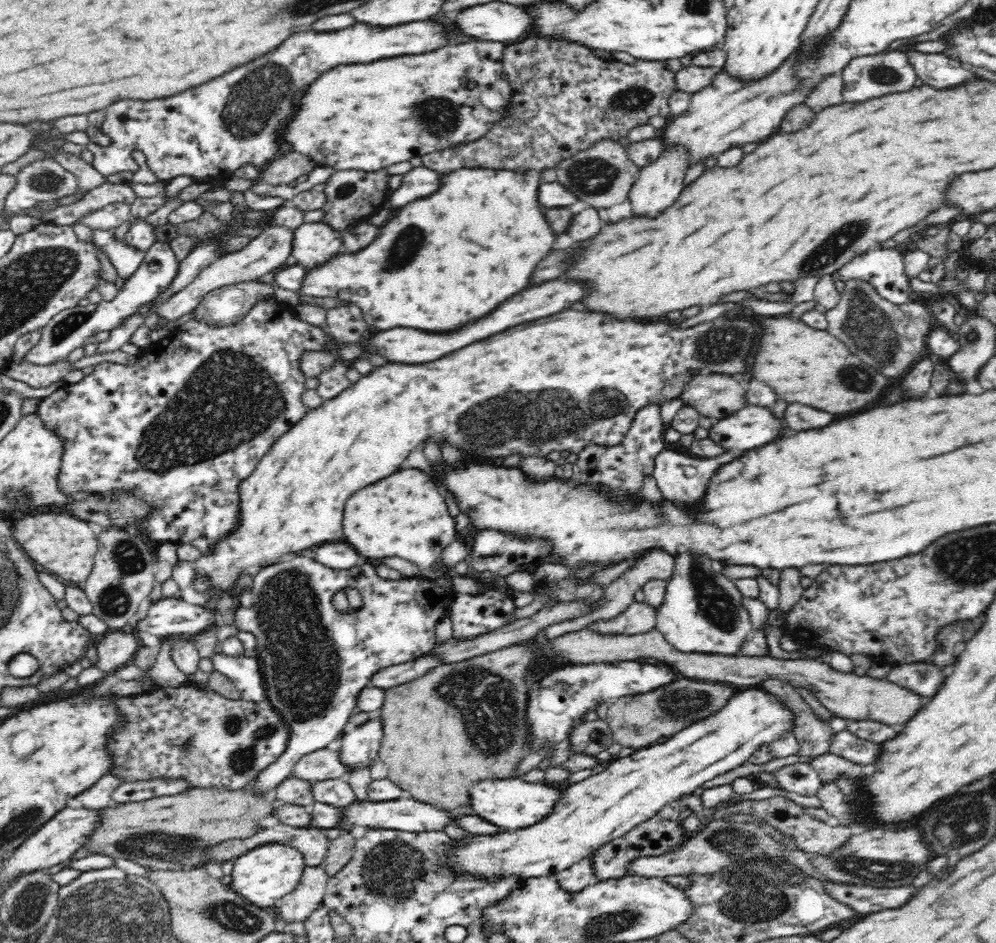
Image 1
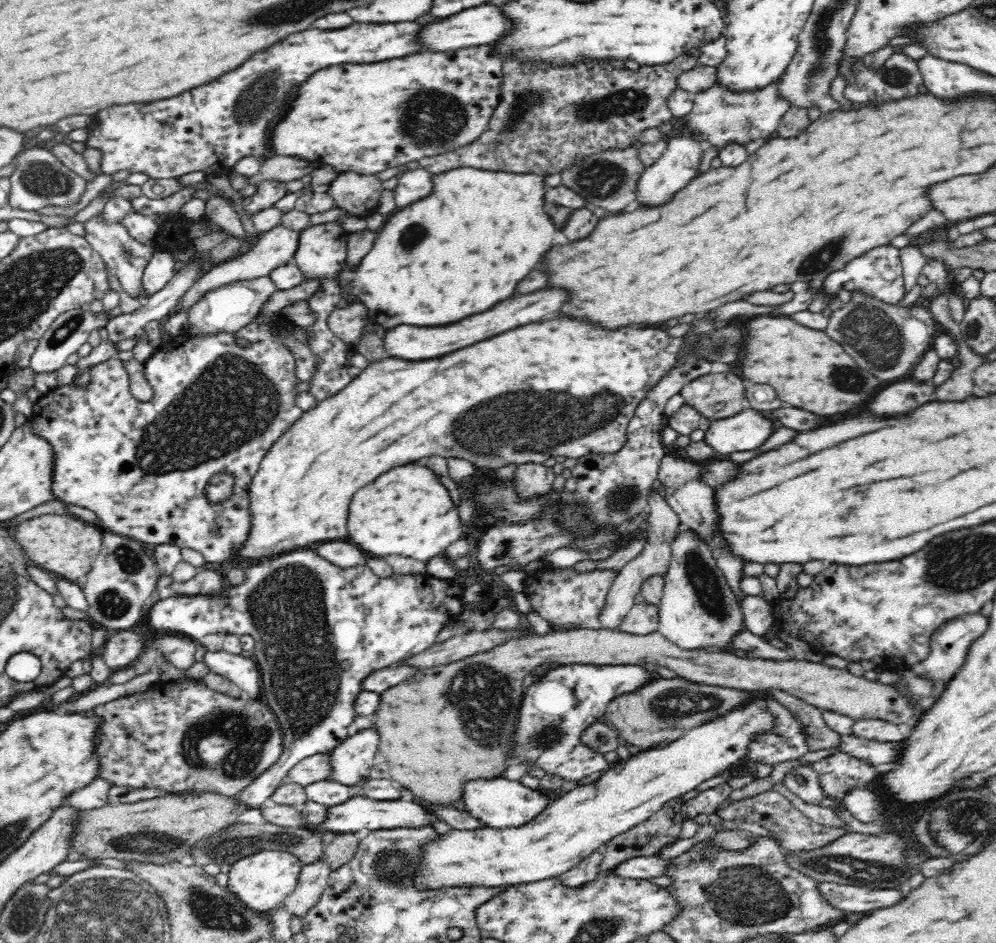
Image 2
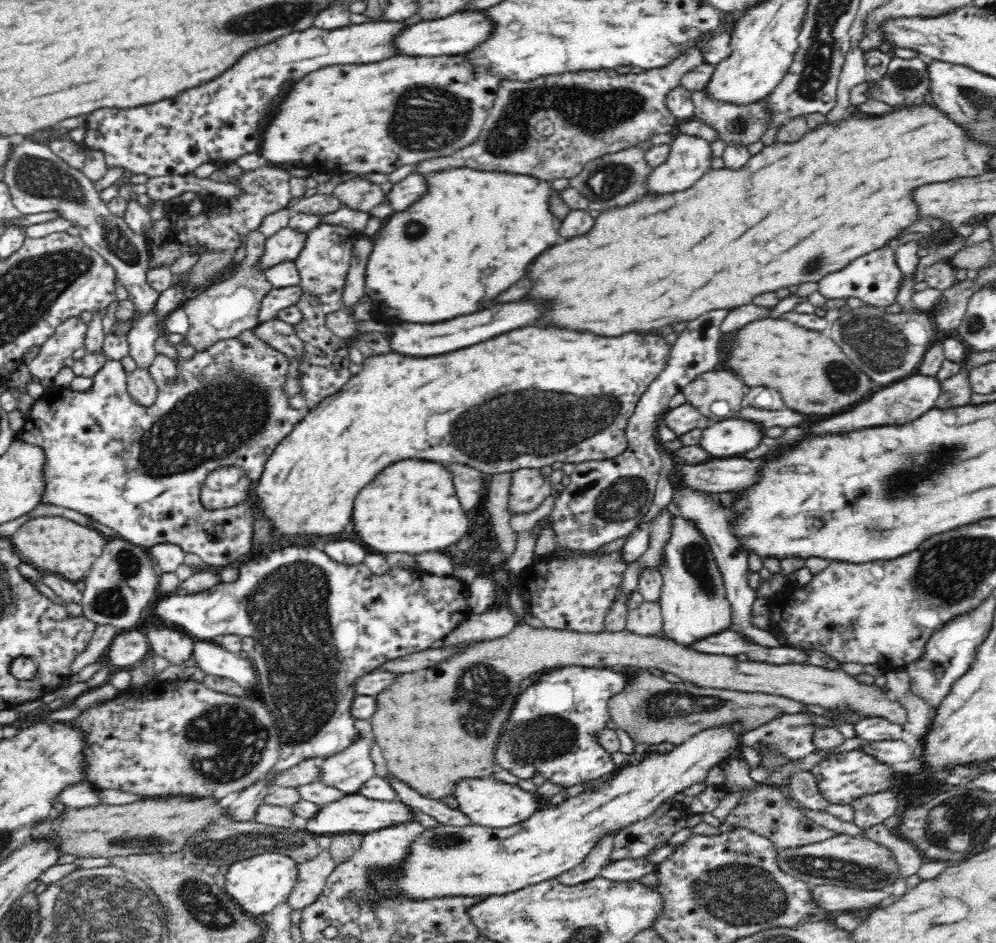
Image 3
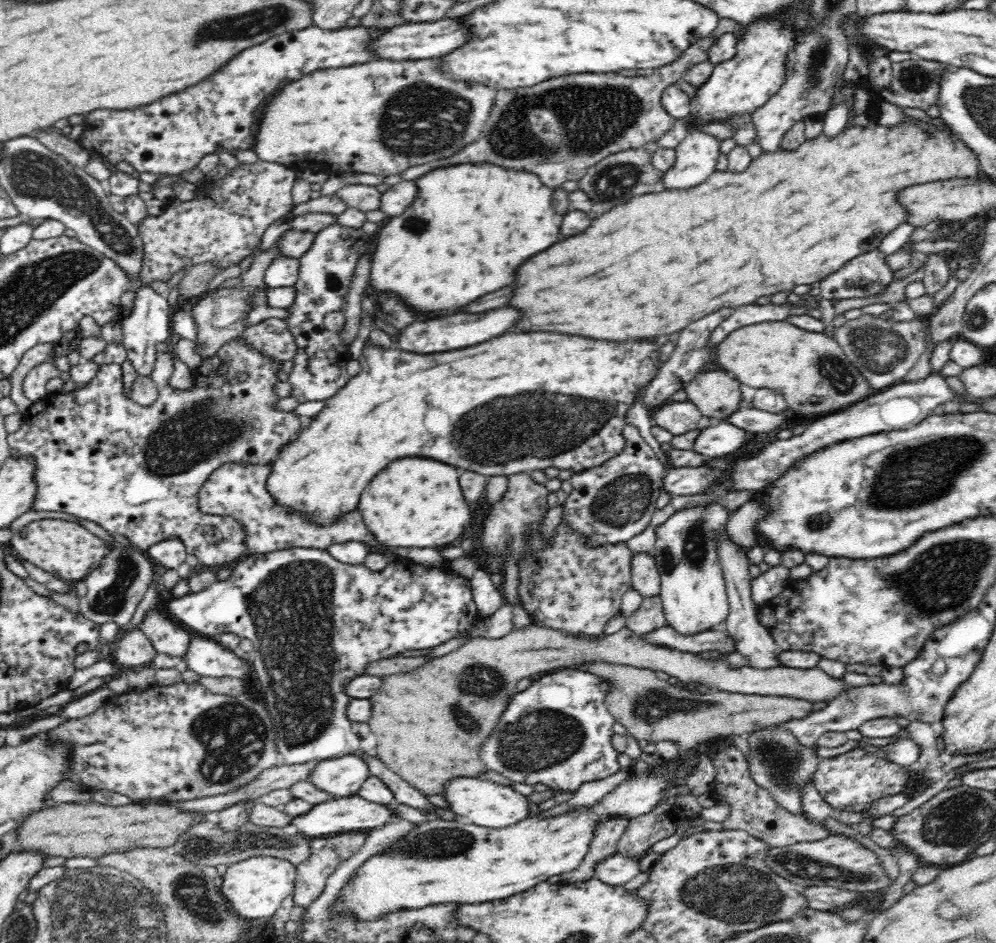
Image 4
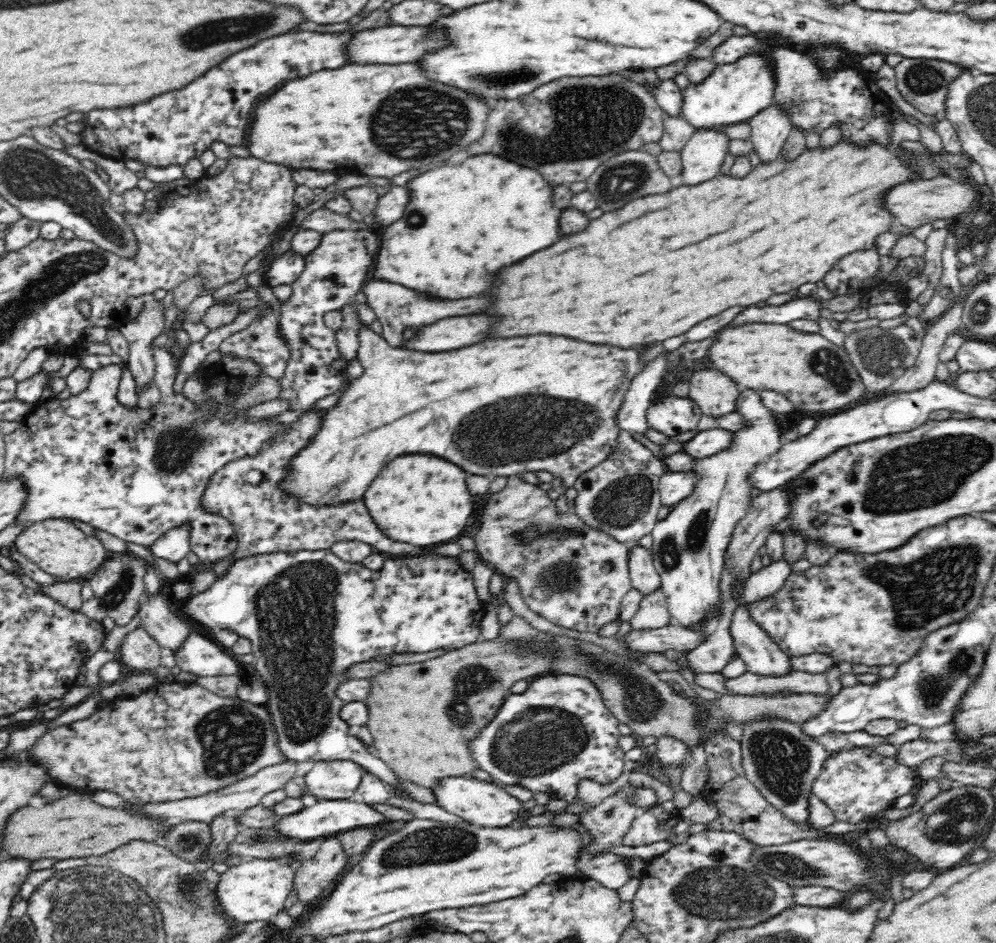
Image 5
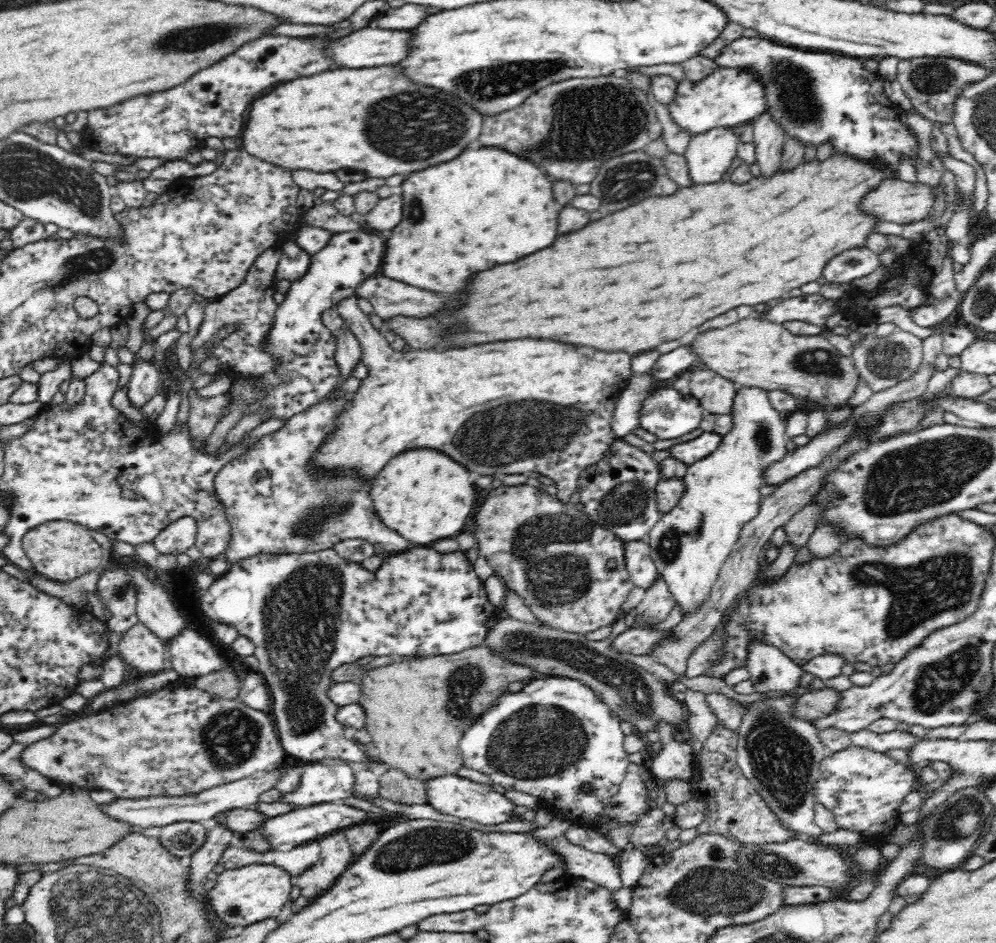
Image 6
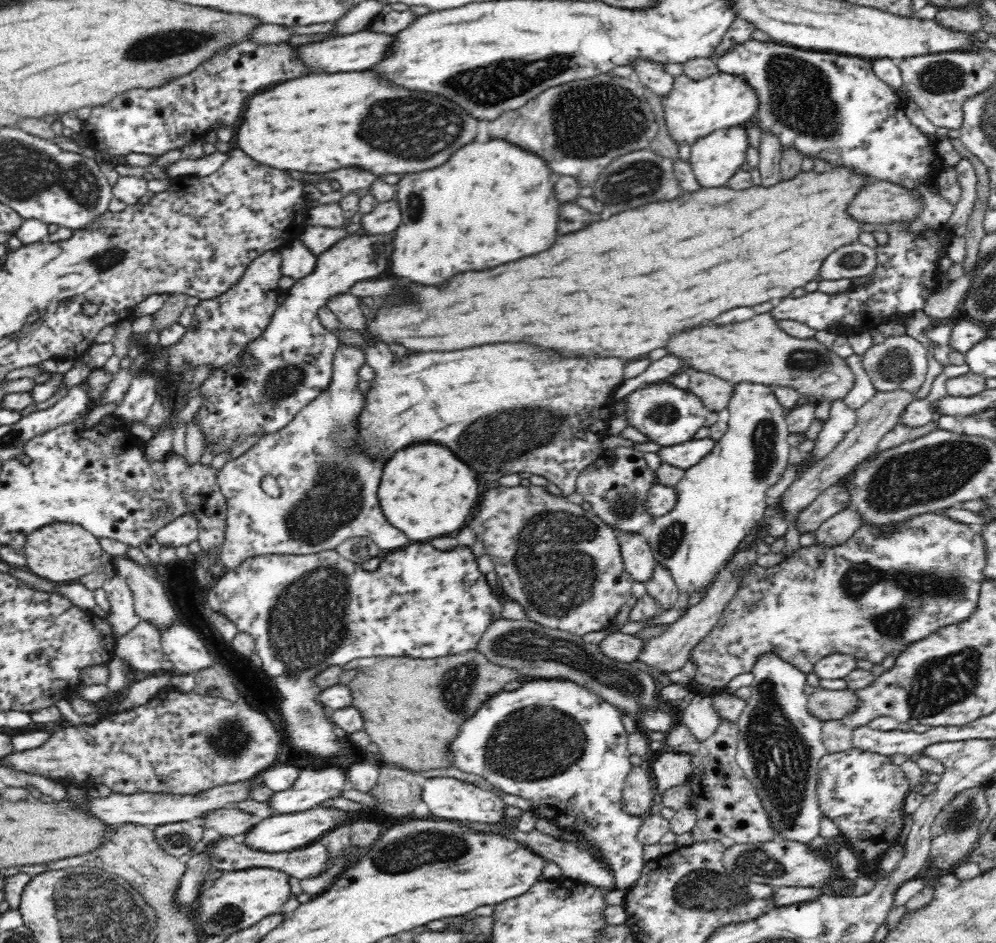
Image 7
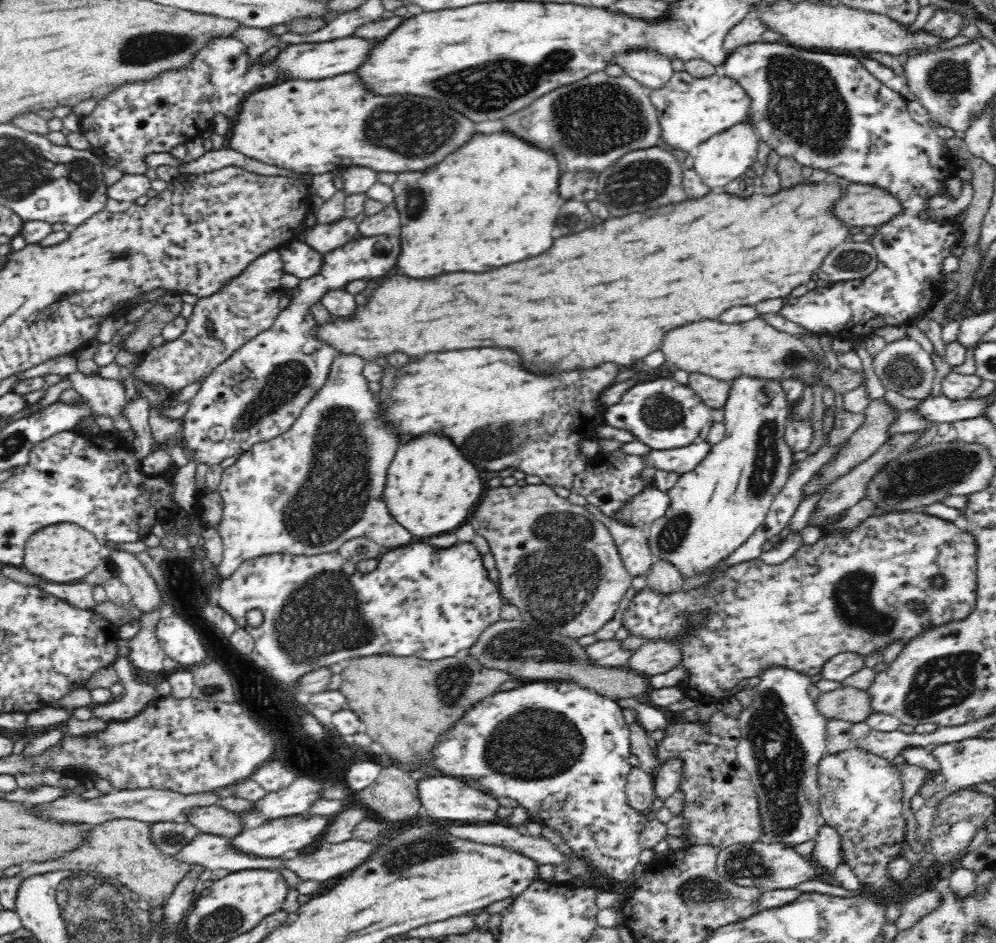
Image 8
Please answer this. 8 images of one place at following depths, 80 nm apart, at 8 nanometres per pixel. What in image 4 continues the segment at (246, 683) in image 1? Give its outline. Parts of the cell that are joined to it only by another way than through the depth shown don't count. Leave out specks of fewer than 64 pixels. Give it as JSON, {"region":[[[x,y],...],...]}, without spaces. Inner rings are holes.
{"region":[[[191,637],[186,654],[181,657],[187,668],[200,677],[233,677],[243,682],[255,681],[252,667],[246,666],[246,656],[231,649],[225,649],[212,638]]]}

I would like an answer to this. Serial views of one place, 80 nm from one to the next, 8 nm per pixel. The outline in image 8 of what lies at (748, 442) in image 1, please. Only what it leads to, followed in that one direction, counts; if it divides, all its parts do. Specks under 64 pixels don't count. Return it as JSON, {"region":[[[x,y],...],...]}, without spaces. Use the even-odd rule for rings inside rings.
{"region":[[[701,440],[692,446],[679,449],[650,450],[643,456],[643,462],[645,462],[645,468],[652,467],[682,476],[682,474],[688,474],[696,469],[696,466],[706,458],[710,450],[711,445]]]}

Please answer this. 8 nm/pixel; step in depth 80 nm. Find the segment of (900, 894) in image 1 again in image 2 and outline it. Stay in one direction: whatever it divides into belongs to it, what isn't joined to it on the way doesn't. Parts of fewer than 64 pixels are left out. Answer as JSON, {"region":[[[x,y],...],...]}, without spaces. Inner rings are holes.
{"region":[[[834,882],[819,884],[819,892],[829,906],[845,913],[865,913],[893,906],[903,900],[902,892],[884,888],[871,890],[860,886],[845,886]]]}

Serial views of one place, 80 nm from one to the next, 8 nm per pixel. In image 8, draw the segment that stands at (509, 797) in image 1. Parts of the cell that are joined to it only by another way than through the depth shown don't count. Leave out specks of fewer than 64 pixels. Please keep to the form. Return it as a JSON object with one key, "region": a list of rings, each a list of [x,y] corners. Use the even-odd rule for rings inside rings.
{"region":[[[426,776],[416,782],[418,789],[418,800],[420,806],[424,807],[427,816],[434,820],[457,823],[482,823],[494,820],[498,802],[481,790],[475,790],[458,777]]]}

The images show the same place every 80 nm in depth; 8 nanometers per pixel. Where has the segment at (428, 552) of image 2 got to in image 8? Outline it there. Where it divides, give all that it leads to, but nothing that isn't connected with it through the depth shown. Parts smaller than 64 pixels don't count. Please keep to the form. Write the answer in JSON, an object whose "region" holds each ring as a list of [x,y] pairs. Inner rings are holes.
{"region":[[[424,434],[420,438],[402,444],[388,470],[388,482],[384,490],[390,514],[412,536],[436,536],[450,532],[466,522],[474,512],[484,492],[478,468],[464,458],[462,450],[440,434]]]}

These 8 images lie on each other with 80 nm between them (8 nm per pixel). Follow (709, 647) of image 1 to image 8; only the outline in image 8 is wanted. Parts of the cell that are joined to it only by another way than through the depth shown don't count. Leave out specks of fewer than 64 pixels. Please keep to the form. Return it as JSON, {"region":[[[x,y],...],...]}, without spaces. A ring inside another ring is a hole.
{"region":[[[742,374],[732,380],[726,404],[724,421],[726,435],[722,442],[711,447],[706,458],[688,474],[679,476],[676,484],[666,491],[670,497],[668,510],[645,528],[649,548],[654,559],[667,560],[685,576],[690,578],[712,568],[716,562],[727,558],[740,548],[764,522],[772,501],[784,488],[791,476],[790,447],[784,441],[787,419],[793,409],[788,401],[782,380],[770,380]]]}

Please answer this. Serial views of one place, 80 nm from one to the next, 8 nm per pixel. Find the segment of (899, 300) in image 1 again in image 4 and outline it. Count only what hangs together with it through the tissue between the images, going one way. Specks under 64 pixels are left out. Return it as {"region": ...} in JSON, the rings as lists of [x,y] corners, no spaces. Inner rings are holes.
{"region":[[[874,249],[855,256],[842,268],[825,276],[820,281],[820,296],[838,301],[878,294],[892,282],[892,273],[886,255]]]}

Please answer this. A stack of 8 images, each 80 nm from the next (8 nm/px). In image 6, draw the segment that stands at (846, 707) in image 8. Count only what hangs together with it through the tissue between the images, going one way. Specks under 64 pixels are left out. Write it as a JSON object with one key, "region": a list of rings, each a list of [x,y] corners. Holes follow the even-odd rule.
{"region":[[[825,687],[820,690],[808,691],[798,697],[795,706],[797,716],[806,720],[815,720],[837,711],[841,694],[837,690]]]}

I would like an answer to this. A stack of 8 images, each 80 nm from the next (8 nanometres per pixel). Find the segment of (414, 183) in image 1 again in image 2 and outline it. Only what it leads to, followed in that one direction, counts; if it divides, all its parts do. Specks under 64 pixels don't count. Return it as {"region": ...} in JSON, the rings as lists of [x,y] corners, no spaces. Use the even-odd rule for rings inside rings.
{"region":[[[424,168],[410,170],[398,178],[398,186],[393,190],[396,206],[404,208],[404,206],[408,206],[408,204],[412,204],[412,202],[416,202],[432,192],[430,174]]]}

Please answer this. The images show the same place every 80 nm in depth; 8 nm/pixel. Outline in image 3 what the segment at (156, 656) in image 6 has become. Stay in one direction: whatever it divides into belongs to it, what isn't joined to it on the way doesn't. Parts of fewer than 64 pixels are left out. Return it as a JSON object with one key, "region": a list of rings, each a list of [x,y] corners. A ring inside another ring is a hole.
{"region":[[[136,628],[119,632],[106,650],[104,660],[113,669],[143,662],[152,654],[146,635]]]}

